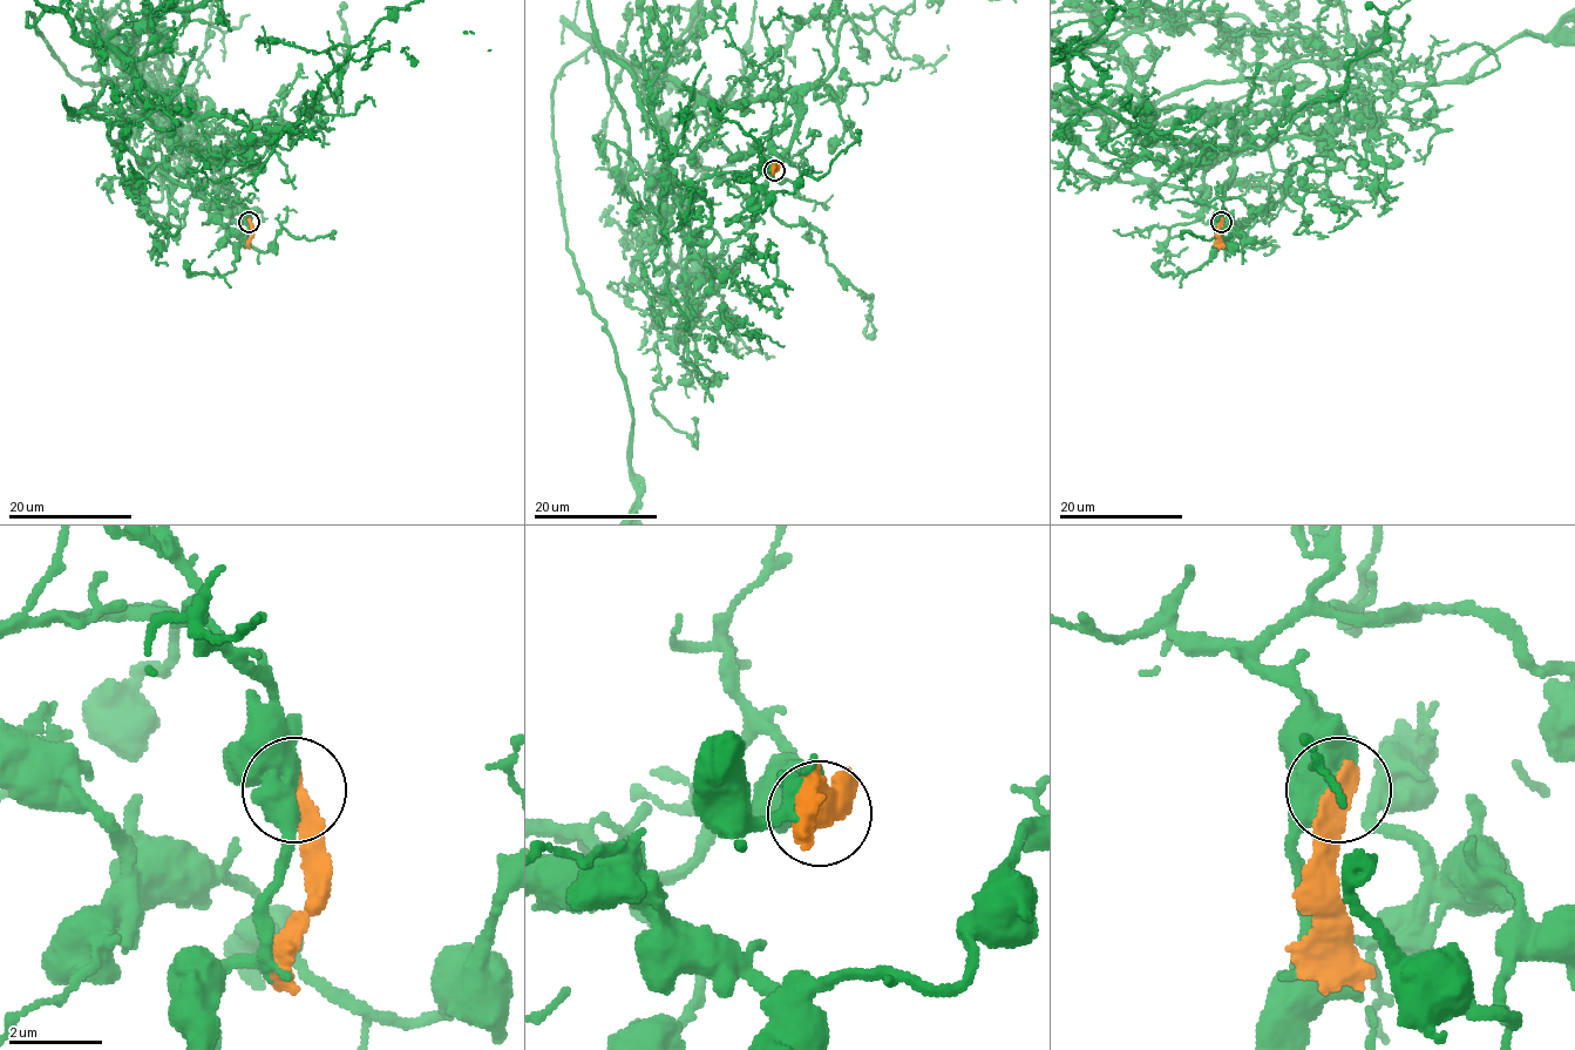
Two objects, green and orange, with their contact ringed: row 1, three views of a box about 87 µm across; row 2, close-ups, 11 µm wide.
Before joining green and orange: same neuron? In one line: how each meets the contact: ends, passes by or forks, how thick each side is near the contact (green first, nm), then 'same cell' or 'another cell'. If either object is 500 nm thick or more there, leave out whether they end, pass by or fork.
calibres 550 and 400 nm; another cell

